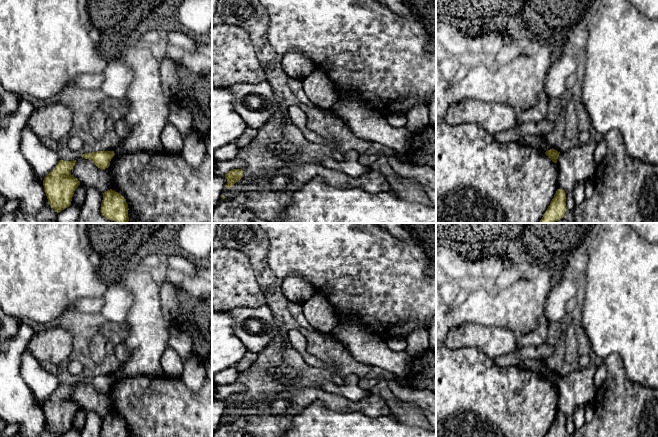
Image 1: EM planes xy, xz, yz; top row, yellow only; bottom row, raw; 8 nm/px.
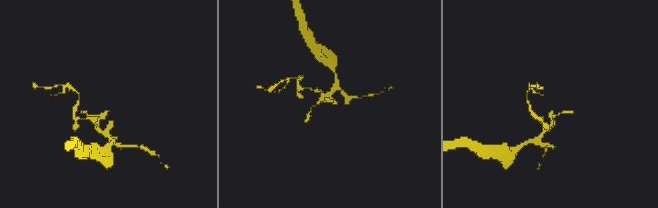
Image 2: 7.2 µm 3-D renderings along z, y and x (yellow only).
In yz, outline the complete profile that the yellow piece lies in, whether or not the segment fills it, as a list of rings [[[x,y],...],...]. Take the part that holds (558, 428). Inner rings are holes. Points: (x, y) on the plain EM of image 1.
[[[557,413],[545,437],[565,437],[566,434],[566,417],[562,413]]]

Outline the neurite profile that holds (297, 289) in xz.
[[[289,275],[282,283],[282,292],[288,301],[303,304],[316,292],[313,283],[300,275]]]

